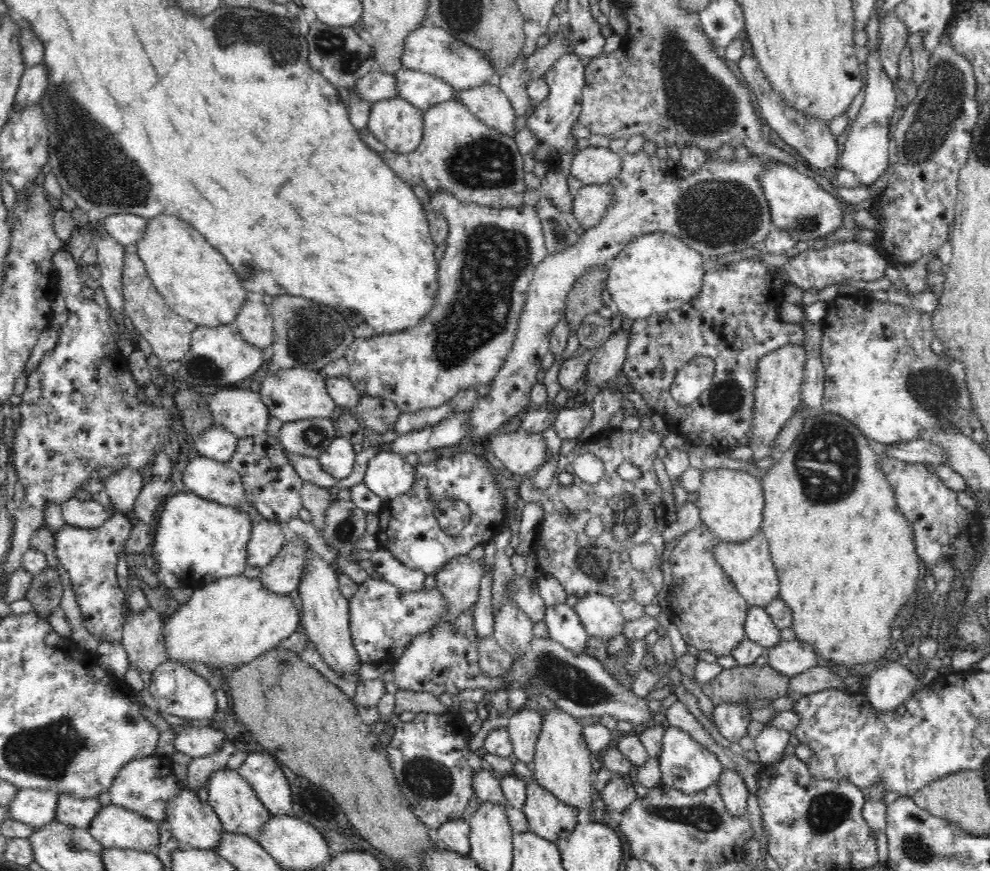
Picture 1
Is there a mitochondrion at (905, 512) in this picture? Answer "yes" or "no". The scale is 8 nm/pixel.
no

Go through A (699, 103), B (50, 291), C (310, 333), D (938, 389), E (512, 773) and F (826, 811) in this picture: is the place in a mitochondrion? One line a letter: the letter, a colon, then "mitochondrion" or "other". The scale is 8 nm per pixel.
A: mitochondrion
B: other
C: mitochondrion
D: mitochondrion
E: other
F: mitochondrion

